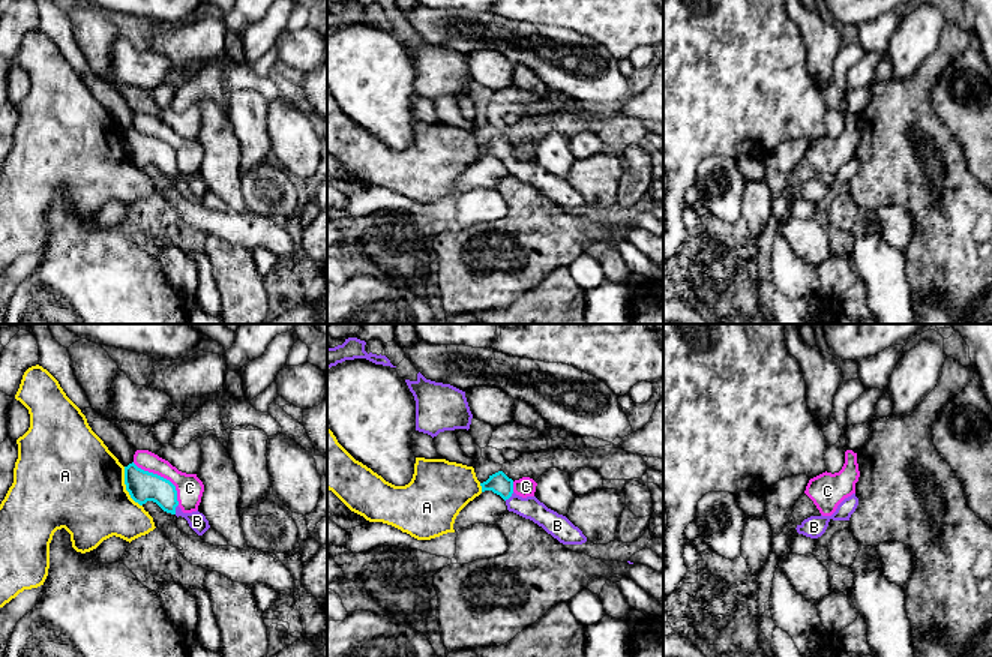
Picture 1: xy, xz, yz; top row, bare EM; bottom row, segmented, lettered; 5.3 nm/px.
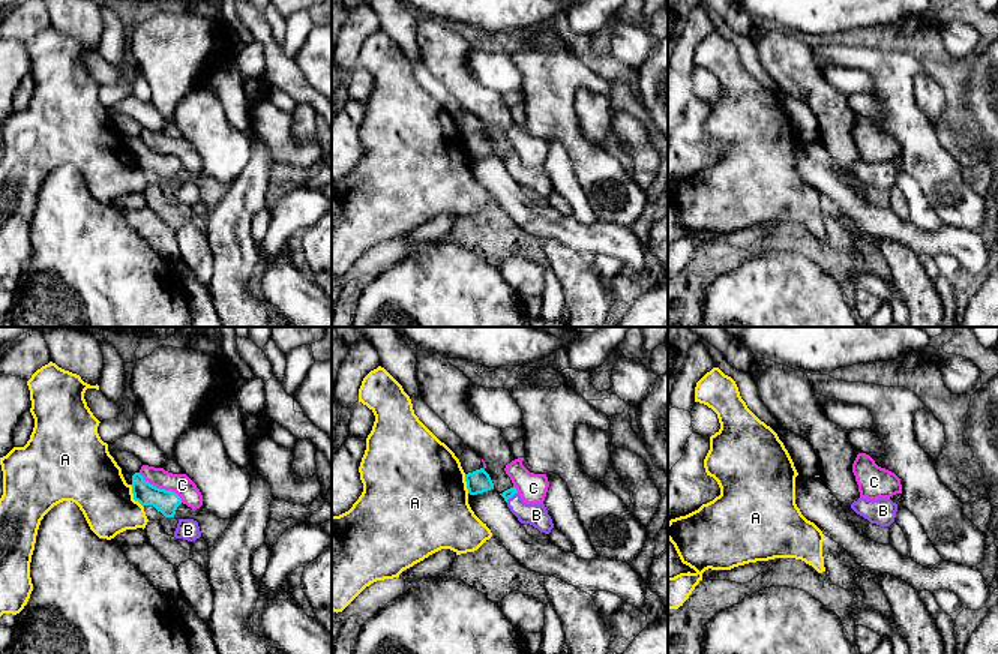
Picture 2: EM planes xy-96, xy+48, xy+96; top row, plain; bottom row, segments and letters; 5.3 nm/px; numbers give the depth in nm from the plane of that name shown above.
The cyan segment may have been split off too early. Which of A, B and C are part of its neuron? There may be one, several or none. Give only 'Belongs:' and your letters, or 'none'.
Belongs: B

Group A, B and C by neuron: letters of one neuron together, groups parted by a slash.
A / B / C

